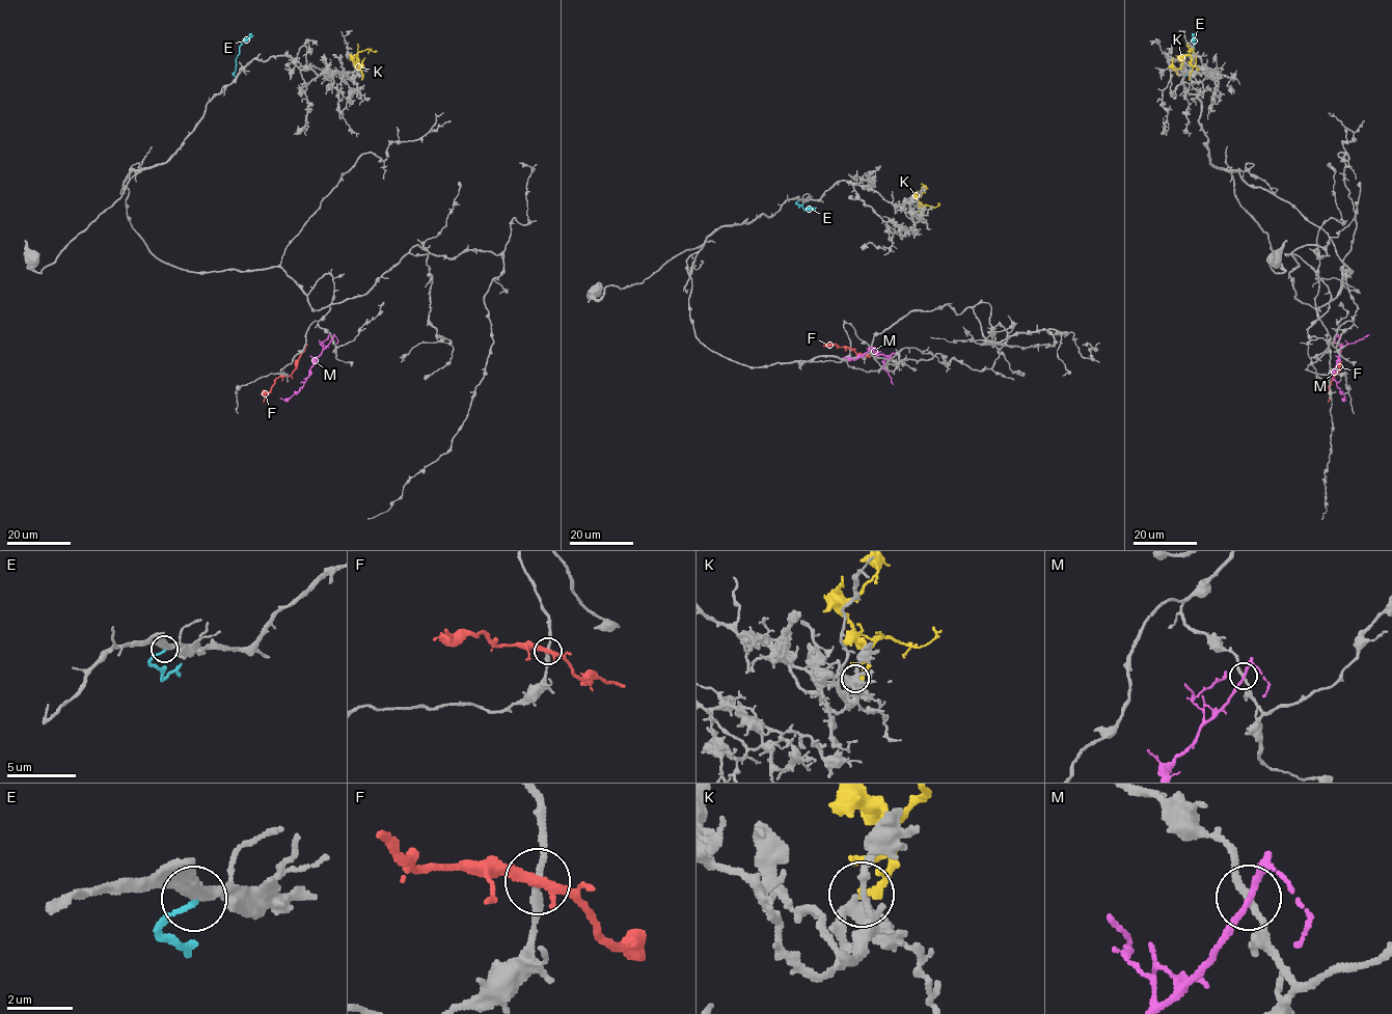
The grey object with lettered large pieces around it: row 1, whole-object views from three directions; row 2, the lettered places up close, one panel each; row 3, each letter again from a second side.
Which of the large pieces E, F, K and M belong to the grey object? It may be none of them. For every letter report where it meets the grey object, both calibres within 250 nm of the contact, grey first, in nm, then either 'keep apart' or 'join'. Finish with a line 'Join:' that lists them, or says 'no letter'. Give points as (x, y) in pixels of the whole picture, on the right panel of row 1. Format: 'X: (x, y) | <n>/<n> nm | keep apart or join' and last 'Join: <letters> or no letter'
E: (1184, 76) | 360/140 nm | keep apart
F: (1333, 376) | 240/300 nm | keep apart
K: (1199, 69) | 340/170 nm | join
M: (1339, 338) | 200/180 nm | keep apart
Join: K

